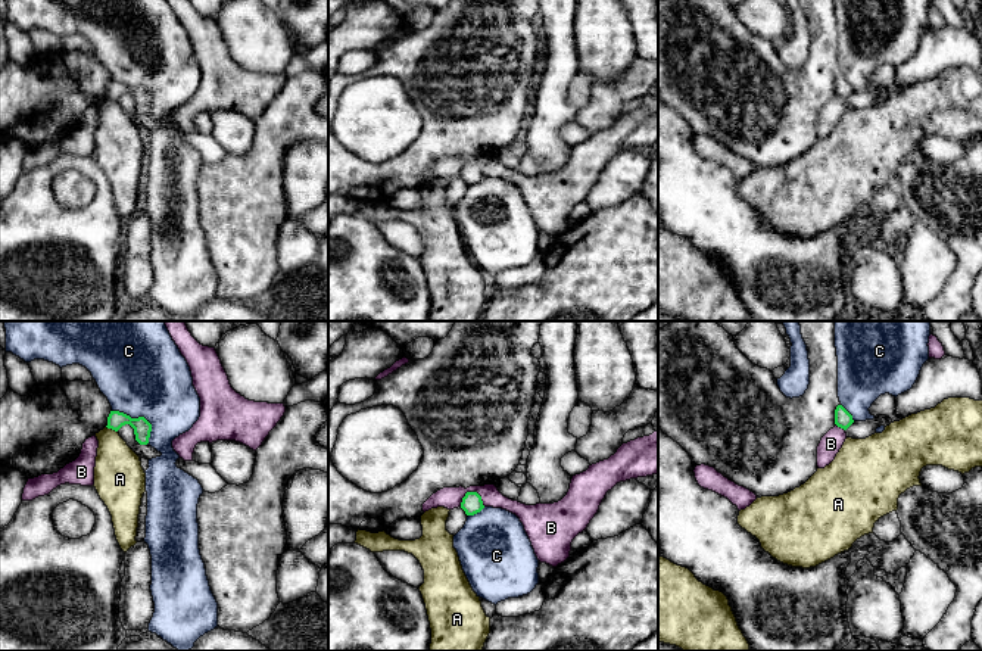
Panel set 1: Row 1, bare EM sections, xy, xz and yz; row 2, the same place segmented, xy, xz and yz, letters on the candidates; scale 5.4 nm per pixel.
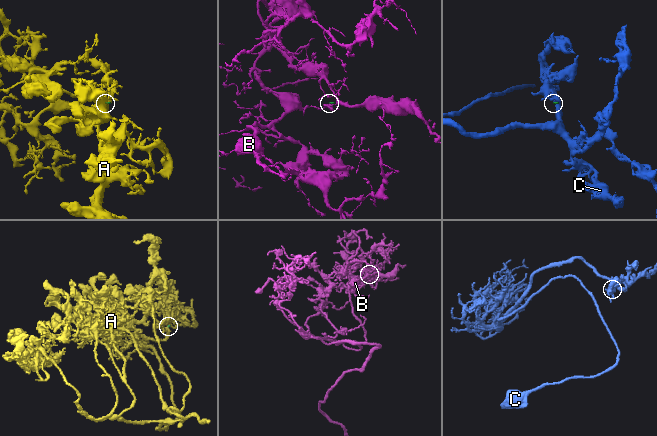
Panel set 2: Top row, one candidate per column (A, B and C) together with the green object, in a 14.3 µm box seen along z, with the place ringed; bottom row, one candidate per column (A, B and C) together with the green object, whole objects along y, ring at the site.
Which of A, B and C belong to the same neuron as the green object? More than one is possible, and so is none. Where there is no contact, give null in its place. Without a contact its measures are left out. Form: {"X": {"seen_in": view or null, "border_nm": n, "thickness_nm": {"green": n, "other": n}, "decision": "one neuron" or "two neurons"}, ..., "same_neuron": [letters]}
{"A": {"seen_in": "xy", "border_nm": 70, "thickness_nm": {"green": 100, "other": 260}, "decision": "two neurons"}, "B": {"seen_in": "xz", "border_nm": 140, "thickness_nm": {"green": 110, "other": 120}, "decision": "two neurons"}, "C": {"seen_in": "xy", "border_nm": 280, "thickness_nm": {"green": 100, "other": 480}, "decision": "two neurons"}, "same_neuron": []}

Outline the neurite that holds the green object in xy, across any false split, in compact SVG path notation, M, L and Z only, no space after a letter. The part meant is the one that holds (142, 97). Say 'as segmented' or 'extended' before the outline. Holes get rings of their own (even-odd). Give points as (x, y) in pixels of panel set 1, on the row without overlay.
as segmented; M110 81L107 87L107 96L106 96L107 99L118 102L125 94L130 94L134 99L135 110L140 115L149 113L152 94L144 87L131 88L124 82Z

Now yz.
as segmented; M838 75L835 80L835 94L847 100L852 93L852 85L842 75Z

